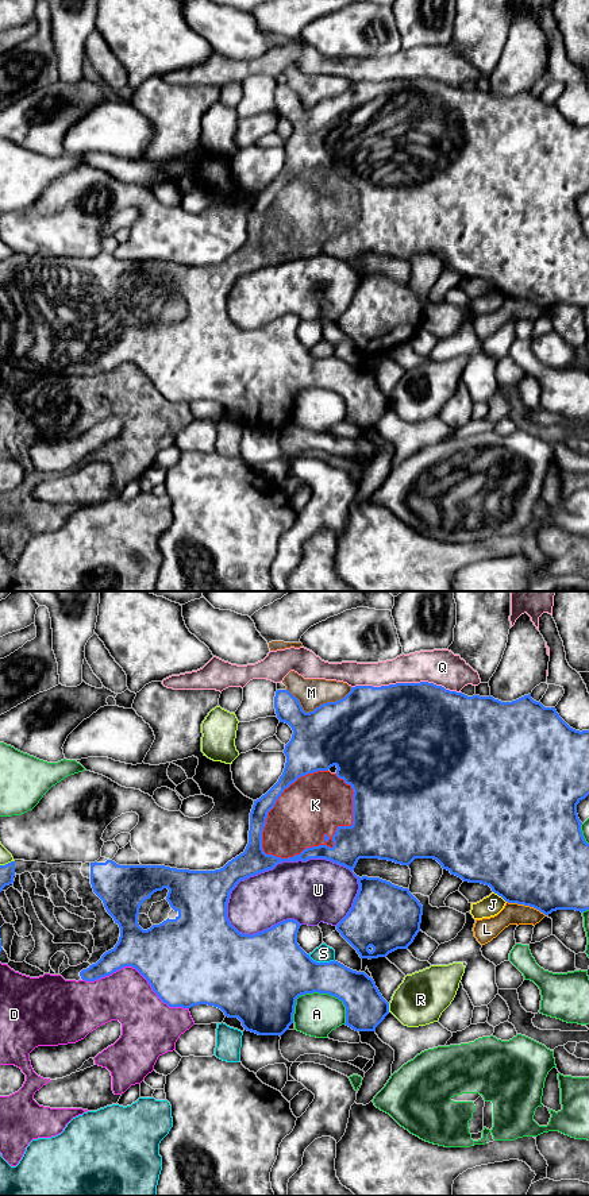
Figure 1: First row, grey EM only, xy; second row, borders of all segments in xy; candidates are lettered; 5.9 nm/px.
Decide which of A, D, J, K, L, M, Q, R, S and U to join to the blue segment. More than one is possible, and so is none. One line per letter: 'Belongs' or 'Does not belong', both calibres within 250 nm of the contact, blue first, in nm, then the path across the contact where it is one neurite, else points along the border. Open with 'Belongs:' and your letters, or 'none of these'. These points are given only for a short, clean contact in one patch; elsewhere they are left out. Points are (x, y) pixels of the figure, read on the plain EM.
Belongs: K
A: Does not belong. Thickness 280 nm (blue) against 260 nm
D: Does not belong. Thickness 460 nm (blue) against 300 nm
J: Does not belong. Thickness 500 nm (blue) against 120 nm
K: Belongs. Thickness 260 nm (blue) against 360 nm
L: Does not belong. Thickness 500 nm (blue) against 130 nm
M: Does not belong. Thickness 420 nm (blue) against 180 nm
Q: Does not belong. Thickness 500 nm (blue) against 220 nm
R: Does not belong. Thickness 240 nm (blue) against 300 nm
S: Does not belong. Thickness 360 nm (blue) against 100 nm
U: Does not belong. Thickness 160 nm (blue) against 380 nm

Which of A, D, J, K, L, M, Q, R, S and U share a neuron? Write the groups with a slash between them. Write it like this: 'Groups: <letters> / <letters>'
Groups: A / D / J / K / L S / M / Q U / R

